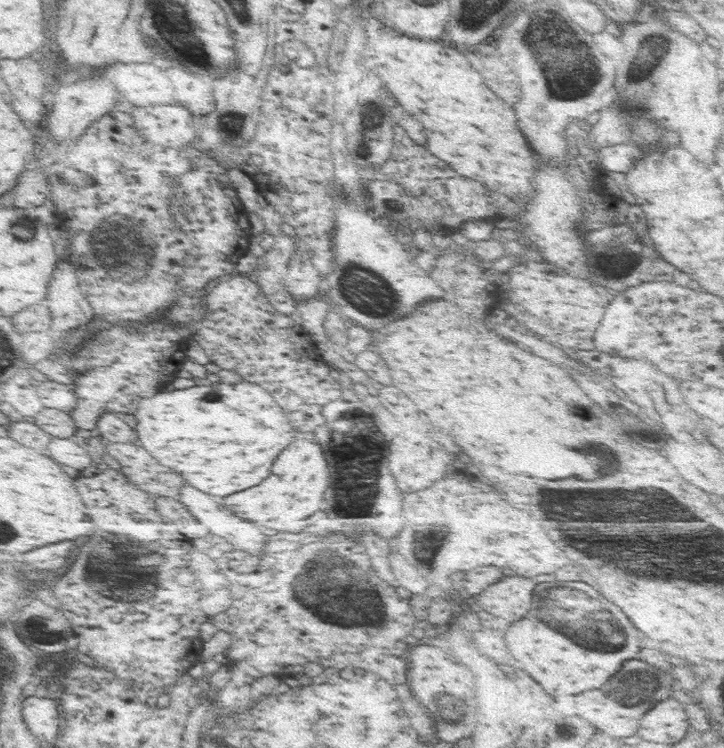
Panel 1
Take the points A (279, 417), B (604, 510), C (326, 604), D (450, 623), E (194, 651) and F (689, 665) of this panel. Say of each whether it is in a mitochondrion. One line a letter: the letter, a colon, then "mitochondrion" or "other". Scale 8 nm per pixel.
A: other
B: mitochondrion
C: mitochondrion
D: other
E: other
F: other

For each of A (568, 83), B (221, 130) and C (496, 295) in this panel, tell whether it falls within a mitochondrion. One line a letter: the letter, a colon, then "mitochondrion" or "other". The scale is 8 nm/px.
A: mitochondrion
B: mitochondrion
C: other

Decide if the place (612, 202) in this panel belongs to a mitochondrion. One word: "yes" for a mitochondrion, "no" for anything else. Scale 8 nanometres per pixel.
no

